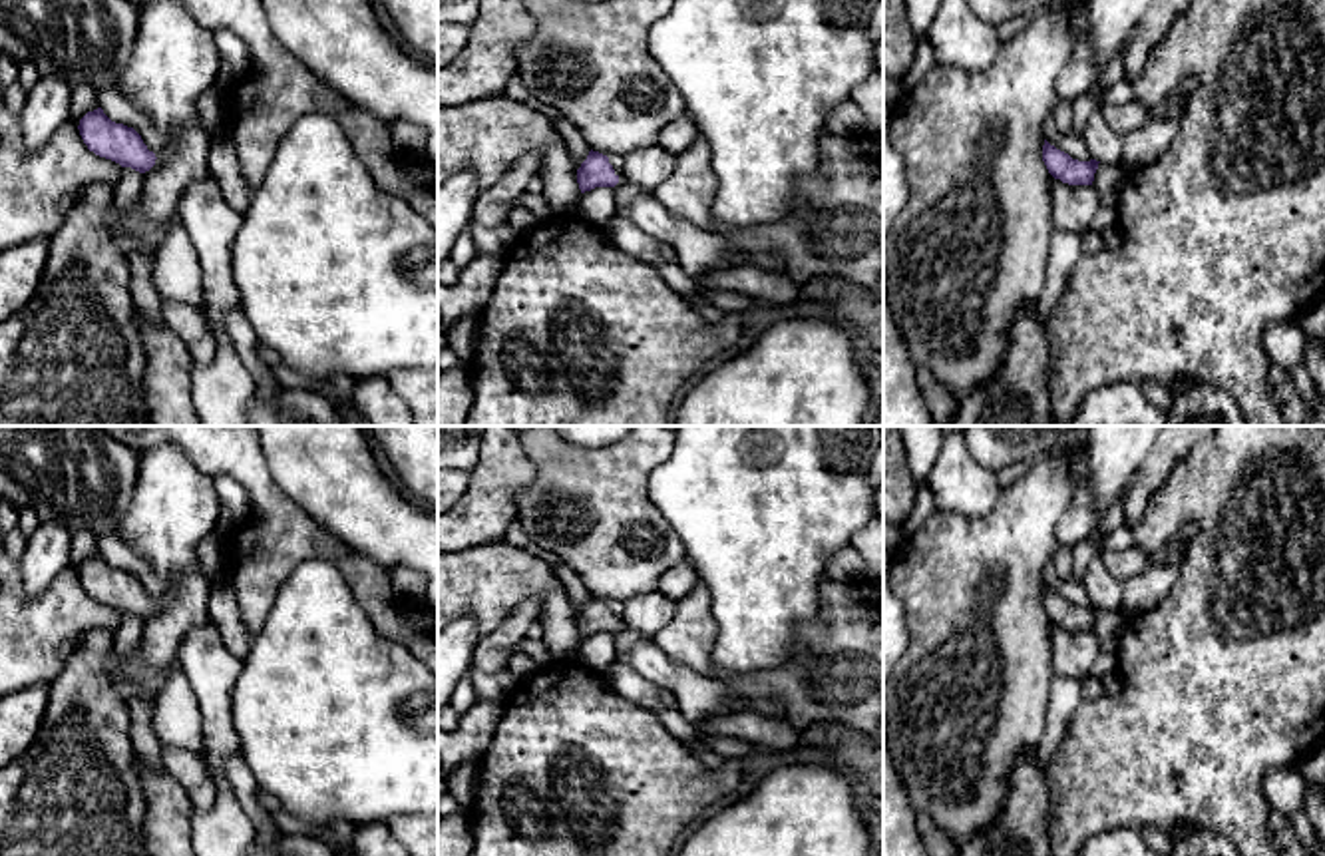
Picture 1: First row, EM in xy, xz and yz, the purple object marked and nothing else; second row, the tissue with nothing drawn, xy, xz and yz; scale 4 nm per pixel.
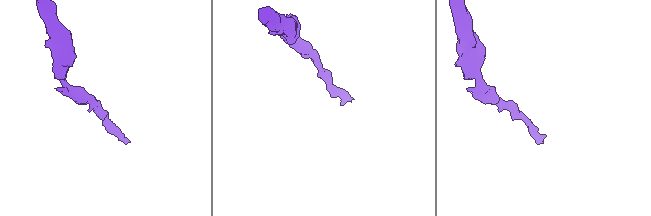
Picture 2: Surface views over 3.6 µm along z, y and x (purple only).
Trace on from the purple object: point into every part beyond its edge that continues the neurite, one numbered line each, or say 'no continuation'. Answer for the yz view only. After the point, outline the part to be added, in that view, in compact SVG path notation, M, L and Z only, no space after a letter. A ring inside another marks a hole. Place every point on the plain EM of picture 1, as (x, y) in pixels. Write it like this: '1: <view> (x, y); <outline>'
no continuation

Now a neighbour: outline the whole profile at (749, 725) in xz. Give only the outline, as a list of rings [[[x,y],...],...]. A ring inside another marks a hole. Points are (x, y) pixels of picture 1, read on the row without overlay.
[[[754,709],[708,719],[702,723],[702,731],[708,735],[736,737],[776,750],[796,747],[800,735],[790,723],[766,717]]]

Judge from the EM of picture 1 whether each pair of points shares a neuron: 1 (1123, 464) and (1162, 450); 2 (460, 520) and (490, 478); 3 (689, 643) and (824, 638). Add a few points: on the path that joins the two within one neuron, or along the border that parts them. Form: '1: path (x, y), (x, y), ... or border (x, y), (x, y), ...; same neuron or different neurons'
1: border (1152, 446), (1135, 472); different neurons
2: path (470, 510), (490, 488); same neuron
3: path (721, 675), (737, 683), (772, 683), (792, 673); same neuron

